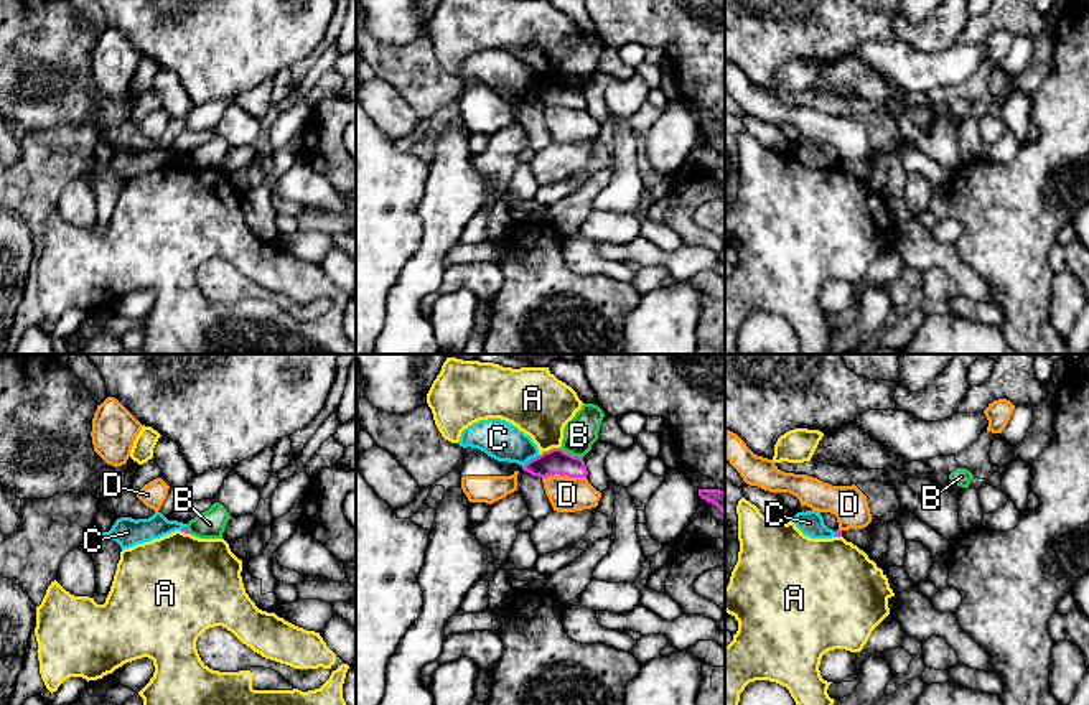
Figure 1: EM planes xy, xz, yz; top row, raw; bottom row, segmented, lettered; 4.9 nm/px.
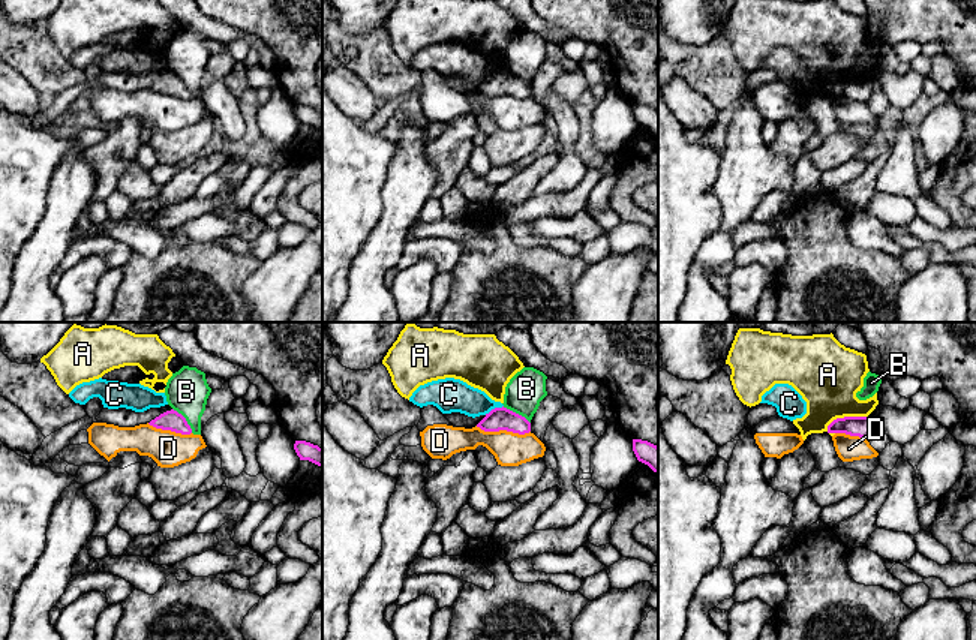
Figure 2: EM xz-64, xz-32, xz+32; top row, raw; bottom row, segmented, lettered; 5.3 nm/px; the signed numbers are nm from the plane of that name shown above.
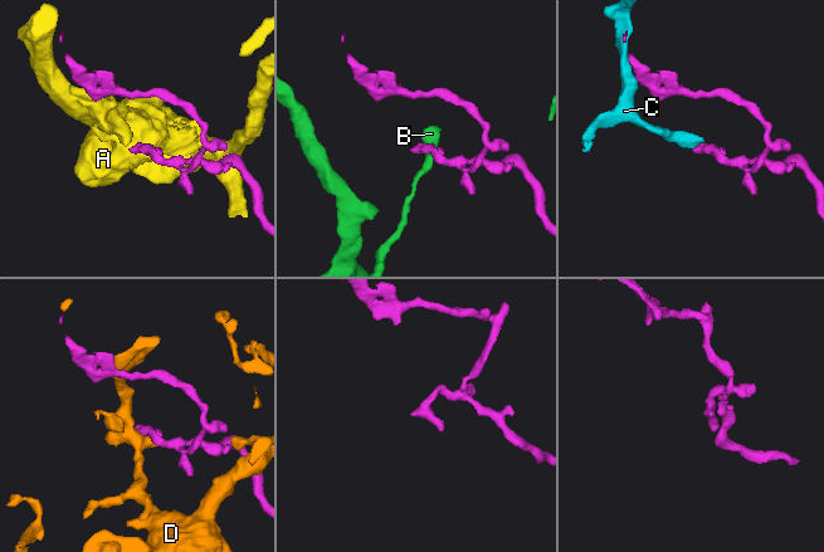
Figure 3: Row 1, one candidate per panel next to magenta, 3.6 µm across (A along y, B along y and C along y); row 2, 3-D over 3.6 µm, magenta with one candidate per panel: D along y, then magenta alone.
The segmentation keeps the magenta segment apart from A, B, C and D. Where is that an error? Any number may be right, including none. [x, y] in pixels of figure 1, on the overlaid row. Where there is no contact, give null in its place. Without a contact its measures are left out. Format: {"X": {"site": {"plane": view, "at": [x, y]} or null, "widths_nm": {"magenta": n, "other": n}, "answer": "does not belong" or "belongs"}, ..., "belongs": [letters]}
{"A": {"site": {"plane": "xz", "at": [549, 450]}, "widths_nm": {"magenta": 130, "other": 300}, "answer": "does not belong"}, "B": {"site": {"plane": "xz", "at": [572, 455]}, "widths_nm": {"magenta": 130, "other": 160}, "answer": "does not belong"}, "C": {"site": {"plane": "xz", "at": [532, 458]}, "widths_nm": {"magenta": 130, "other": 190}, "answer": "does not belong"}, "D": {"site": {"plane": "xz", "at": [564, 475]}, "widths_nm": {"magenta": 130, "other": 180}, "answer": "does not belong"}, "belongs": []}

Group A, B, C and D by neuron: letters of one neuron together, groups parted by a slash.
A / B / C / D

